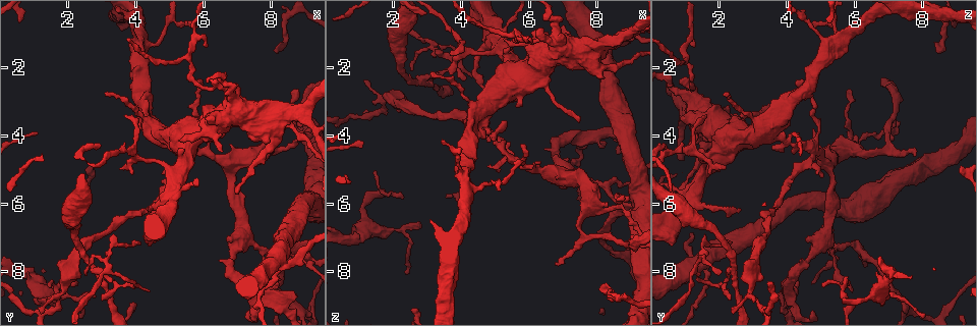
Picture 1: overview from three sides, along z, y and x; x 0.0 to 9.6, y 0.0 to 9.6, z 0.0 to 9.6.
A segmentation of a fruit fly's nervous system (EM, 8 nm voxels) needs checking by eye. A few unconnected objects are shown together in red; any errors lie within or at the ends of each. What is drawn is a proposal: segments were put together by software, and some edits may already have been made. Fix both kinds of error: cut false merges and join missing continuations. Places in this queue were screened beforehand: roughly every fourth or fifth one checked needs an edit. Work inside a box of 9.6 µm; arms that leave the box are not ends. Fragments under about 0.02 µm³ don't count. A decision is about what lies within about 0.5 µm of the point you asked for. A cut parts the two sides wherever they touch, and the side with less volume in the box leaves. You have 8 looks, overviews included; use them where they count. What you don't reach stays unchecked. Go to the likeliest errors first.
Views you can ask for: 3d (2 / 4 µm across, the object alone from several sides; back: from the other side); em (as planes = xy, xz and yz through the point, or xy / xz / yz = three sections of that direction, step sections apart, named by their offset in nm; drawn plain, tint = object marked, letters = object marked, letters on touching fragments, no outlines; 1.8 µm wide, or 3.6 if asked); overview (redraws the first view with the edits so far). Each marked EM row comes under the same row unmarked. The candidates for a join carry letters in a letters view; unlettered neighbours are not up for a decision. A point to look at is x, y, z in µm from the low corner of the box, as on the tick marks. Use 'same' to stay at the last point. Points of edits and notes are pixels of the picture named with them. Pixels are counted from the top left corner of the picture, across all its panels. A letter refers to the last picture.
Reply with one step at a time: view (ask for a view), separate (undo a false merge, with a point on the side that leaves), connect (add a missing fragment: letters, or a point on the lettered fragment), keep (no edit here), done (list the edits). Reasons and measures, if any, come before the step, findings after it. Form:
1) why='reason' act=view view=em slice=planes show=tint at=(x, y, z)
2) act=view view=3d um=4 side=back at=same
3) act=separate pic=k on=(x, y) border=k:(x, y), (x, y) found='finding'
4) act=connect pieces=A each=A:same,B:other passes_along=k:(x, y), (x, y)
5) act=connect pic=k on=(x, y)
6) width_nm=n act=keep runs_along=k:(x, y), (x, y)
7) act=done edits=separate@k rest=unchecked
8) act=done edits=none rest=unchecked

why='four-way junction' act=view view=em um=3.6 slice=yz step=8 show=tint at=(8.25, 7.75, 1.40)

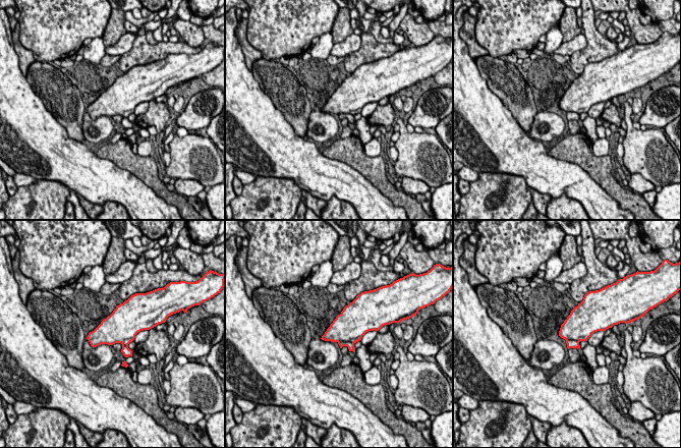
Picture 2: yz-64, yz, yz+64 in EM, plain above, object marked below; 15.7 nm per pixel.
act=view view=em um=3.6 slice=xy step=4 show=letters at=same

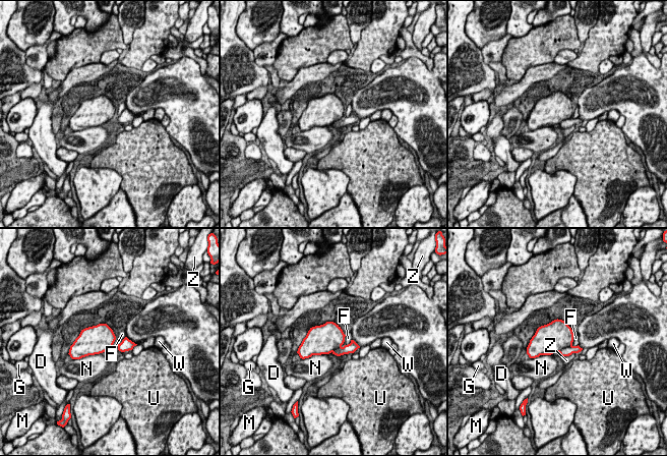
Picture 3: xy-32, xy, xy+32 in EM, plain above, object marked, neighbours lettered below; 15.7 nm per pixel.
width_nm=440 act=keep each=D:other,F:other,G:other,M:other,N:other,U:other,W:other,Z:other border=3:(575, 352), (550, 354) found='all the same neuron'

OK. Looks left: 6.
why='thin end' act=view view=em um=3.6 slice=planes show=letters at=(8.25, 1.55, 8.45)

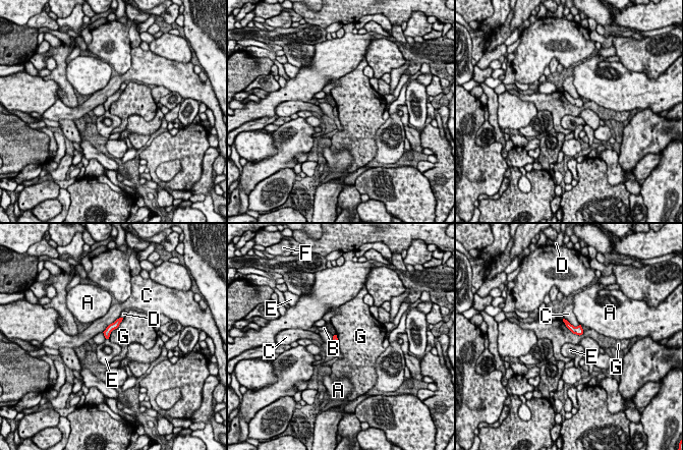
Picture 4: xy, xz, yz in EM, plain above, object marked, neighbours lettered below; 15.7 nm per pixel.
act=keep each=A:other,B:other,C:other,D:other,E:other,F:other,G:other runs_along=4:(119, 320), (107, 332), (107, 336) found='none of them fits'

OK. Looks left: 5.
why='thick turns thin' act=view view=3d um=2 at=(2.20, 8.75, 6.85)

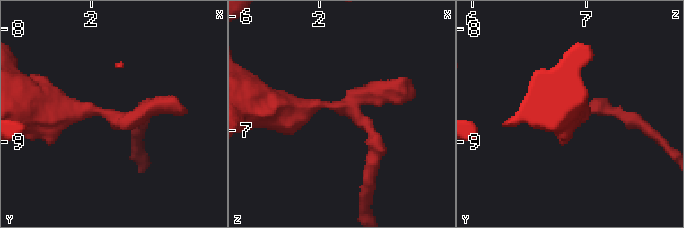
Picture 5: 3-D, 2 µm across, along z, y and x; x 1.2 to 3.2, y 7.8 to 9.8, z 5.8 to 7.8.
act=view view=em slice=planes show=letters at=(2.20, 8.78, 6.78)

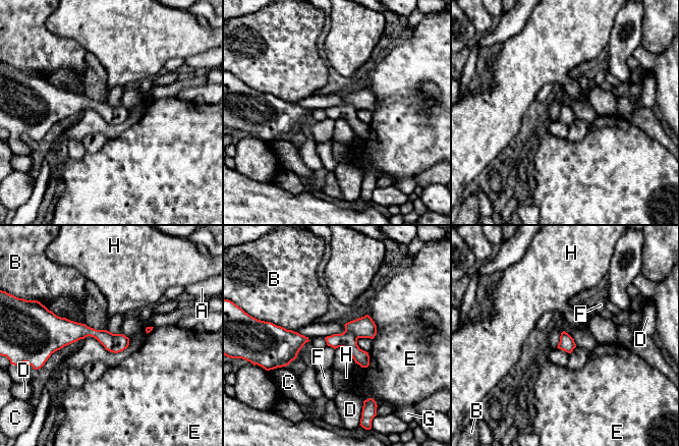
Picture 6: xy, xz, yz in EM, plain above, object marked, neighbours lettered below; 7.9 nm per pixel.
act=keep each=A:other,B:other,C:other,D:other,E:other,F:other,G:other,H:other runs_along=6:(48, 334), (93, 332), (126, 342) found='all the same neuron'

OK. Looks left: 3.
act=done edits=none rest=unchecked

